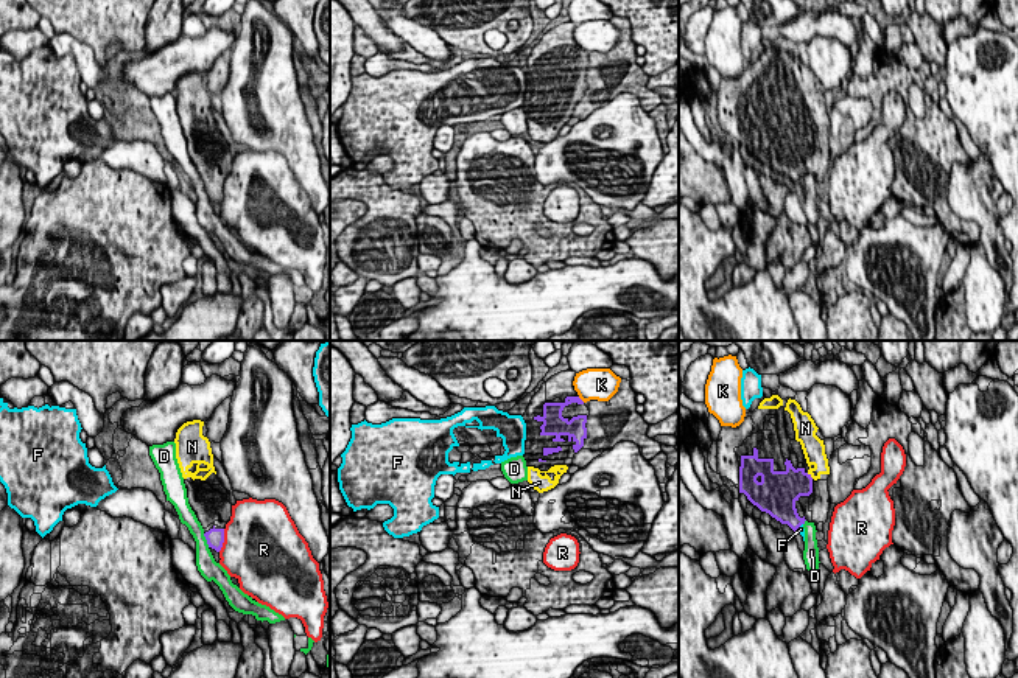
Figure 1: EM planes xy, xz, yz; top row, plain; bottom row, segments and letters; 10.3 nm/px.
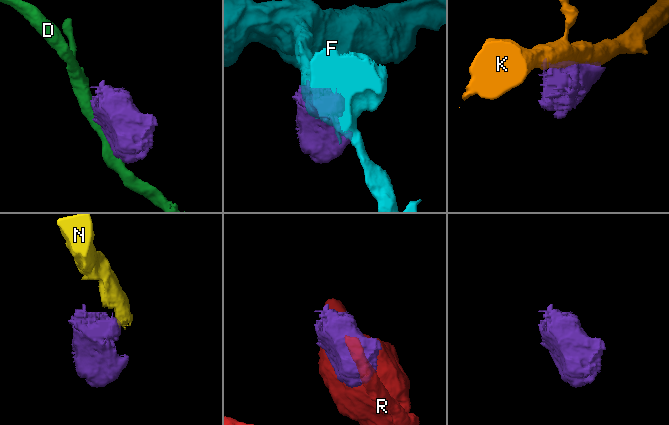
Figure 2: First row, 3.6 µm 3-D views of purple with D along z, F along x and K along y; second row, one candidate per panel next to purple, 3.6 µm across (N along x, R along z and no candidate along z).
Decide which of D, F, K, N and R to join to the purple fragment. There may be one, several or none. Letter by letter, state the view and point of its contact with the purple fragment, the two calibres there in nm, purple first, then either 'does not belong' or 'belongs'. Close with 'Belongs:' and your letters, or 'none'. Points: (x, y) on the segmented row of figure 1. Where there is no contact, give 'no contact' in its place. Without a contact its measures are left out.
D: contact xy (206, 538); calibres 190 and 190 nm; does not belong
F: contact yz (800, 524); calibres 260 and 60 nm; does not belong
K: contact xz (579, 398); calibres 130 and 320 nm; does not belong
N: contact yz (810, 475); calibres 320 and 220 nm; belongs
R: contact xy (223, 540); calibres 190 and 480 nm; does not belong
Belongs: N

